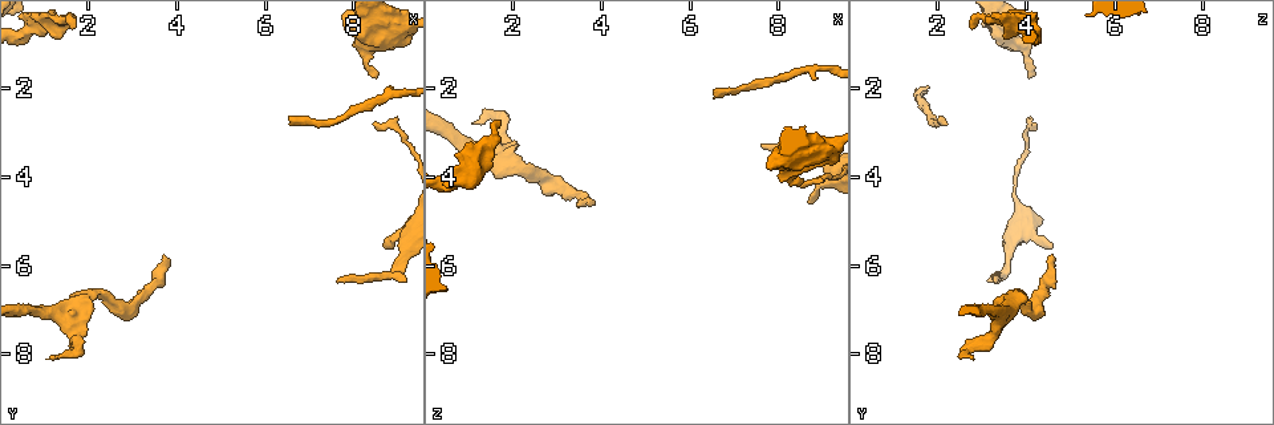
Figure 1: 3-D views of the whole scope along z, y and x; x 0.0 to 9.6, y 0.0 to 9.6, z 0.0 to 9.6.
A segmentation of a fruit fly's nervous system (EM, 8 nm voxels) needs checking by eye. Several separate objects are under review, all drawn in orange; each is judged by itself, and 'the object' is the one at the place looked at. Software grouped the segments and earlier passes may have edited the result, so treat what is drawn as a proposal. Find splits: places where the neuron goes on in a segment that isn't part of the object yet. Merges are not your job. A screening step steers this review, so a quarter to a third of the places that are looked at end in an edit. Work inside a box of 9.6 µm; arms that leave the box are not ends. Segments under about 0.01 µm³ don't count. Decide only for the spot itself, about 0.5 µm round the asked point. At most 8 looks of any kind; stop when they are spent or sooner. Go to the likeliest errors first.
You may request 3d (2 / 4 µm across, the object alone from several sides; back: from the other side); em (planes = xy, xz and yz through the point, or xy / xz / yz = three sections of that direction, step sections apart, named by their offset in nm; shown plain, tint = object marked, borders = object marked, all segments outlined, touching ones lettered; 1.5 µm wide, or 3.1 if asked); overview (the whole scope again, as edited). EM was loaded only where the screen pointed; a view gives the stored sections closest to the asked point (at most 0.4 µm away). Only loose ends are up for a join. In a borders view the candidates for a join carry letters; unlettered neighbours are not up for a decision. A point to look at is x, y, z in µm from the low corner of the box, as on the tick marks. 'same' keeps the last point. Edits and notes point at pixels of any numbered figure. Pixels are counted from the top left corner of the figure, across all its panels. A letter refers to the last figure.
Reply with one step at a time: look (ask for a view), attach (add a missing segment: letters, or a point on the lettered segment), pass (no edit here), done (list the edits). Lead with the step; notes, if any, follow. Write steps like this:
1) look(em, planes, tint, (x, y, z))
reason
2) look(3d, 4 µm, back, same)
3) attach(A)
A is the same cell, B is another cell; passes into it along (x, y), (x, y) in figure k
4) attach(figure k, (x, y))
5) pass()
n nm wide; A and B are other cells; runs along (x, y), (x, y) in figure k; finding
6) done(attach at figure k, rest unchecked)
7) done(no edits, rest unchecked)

look(3d, 4 µm, (1.35, 0.80, 3.50))
an open end

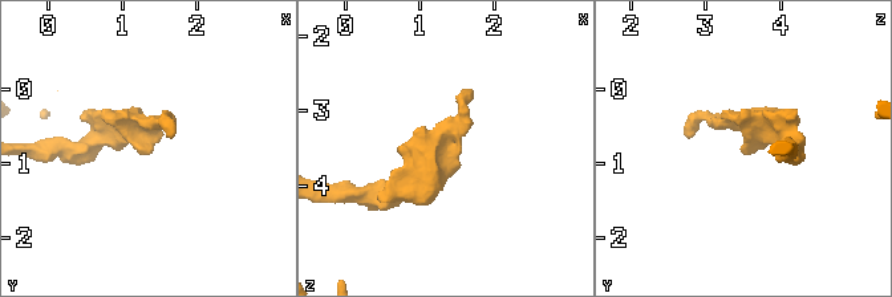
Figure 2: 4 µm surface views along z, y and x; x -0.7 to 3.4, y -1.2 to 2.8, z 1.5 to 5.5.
look(em, planes, borders, (1.35, 0.80, 3.45))
need the tissue

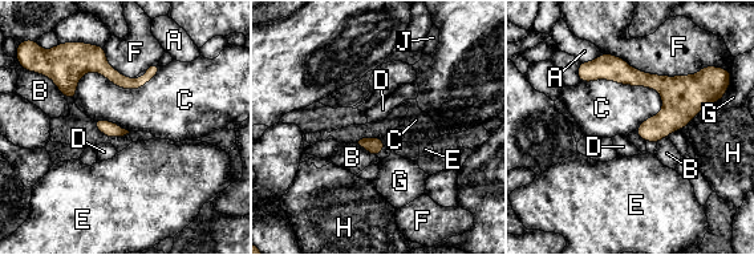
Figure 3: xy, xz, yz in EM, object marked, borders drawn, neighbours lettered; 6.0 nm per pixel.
pass()
F touches over 600 nm; A, B, C, D, E, F, G, H and J are other cells; border along (580, 81), (653, 88), (663, 109) in figure 3; no lettered segment goes on from it

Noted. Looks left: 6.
look(3d, 2 µm, back, (7.55, 6.30, 3.25))
long arm stops here

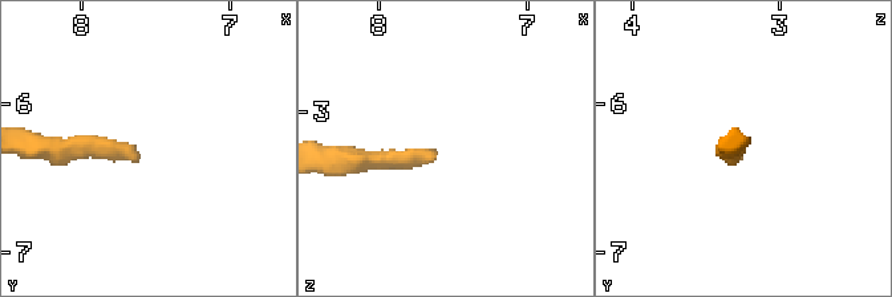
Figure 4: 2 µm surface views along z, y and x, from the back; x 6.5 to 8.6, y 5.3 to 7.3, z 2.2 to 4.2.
look(em, planes, borders, (7.60, 6.36, 3.30))

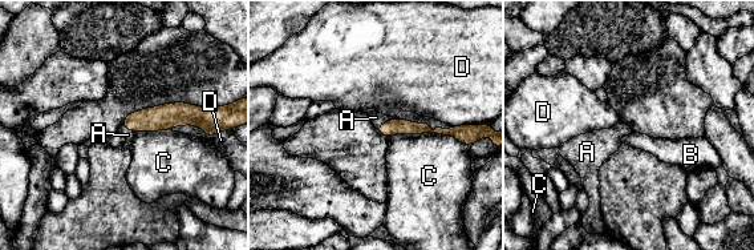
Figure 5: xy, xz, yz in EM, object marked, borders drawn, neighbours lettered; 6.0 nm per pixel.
attach(A)
C touches over 500 nm; A is the same cell, B, C and D are other cells; passes into it along (394, 126), (385, 123), (376, 117) in figure 5; it goes on there

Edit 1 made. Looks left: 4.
look(3d, 2 µm, (2.10, 6.80, 3.30))
branch stops here

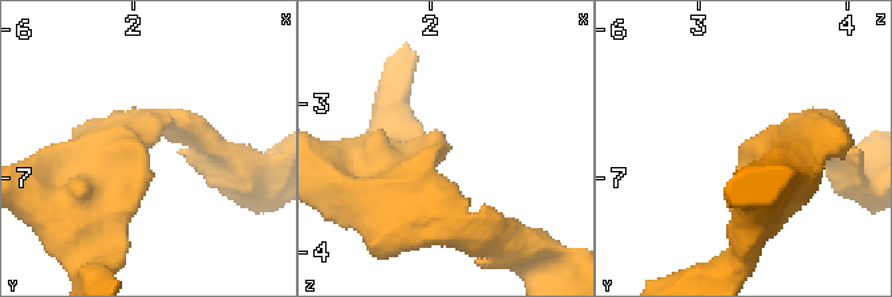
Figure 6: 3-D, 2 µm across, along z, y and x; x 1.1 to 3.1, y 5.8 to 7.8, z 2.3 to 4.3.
look(em, yz, step 4, tint, (2.06, 6.78, 3.30))

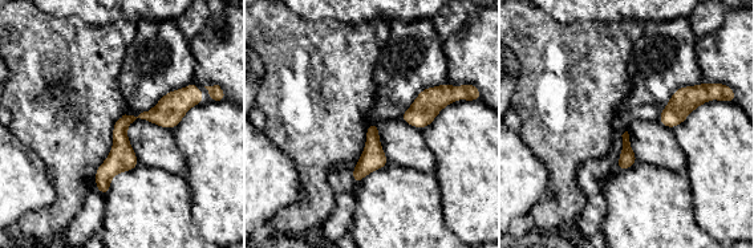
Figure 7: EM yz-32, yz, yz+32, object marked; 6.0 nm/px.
look(em, planes, borders, same)
another direction

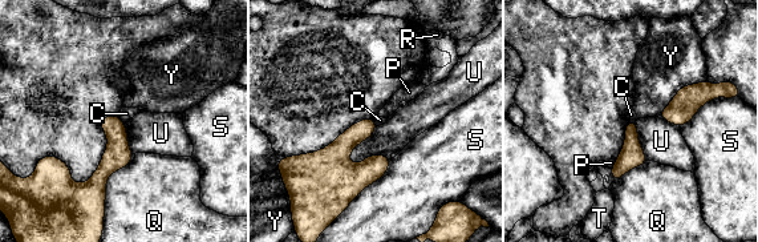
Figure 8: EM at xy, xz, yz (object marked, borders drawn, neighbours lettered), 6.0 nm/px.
pass()
100 nm wide; C, P, Q, R, S, T, U and Y are other cells; runs along (114, 119), (101, 198) in figure 8; none of them fits

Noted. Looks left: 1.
done(attach at figure 5, rest unchecked)

